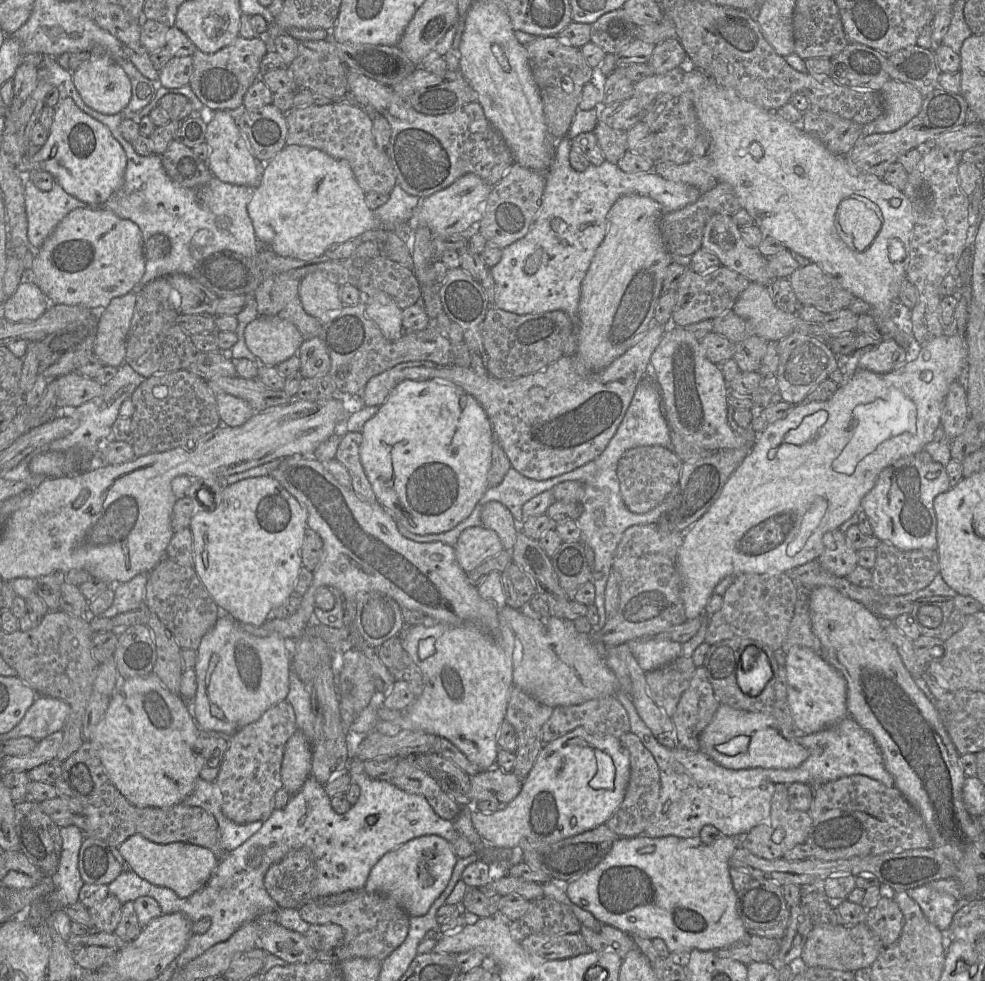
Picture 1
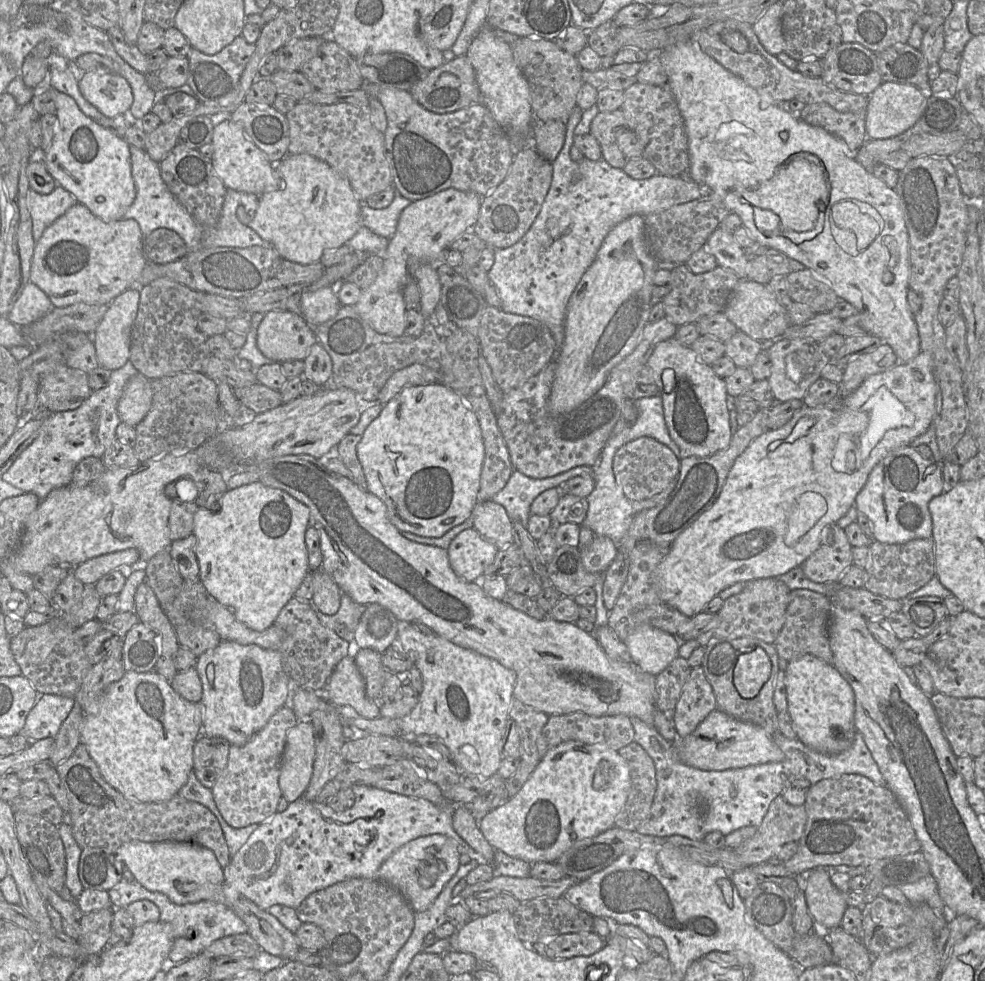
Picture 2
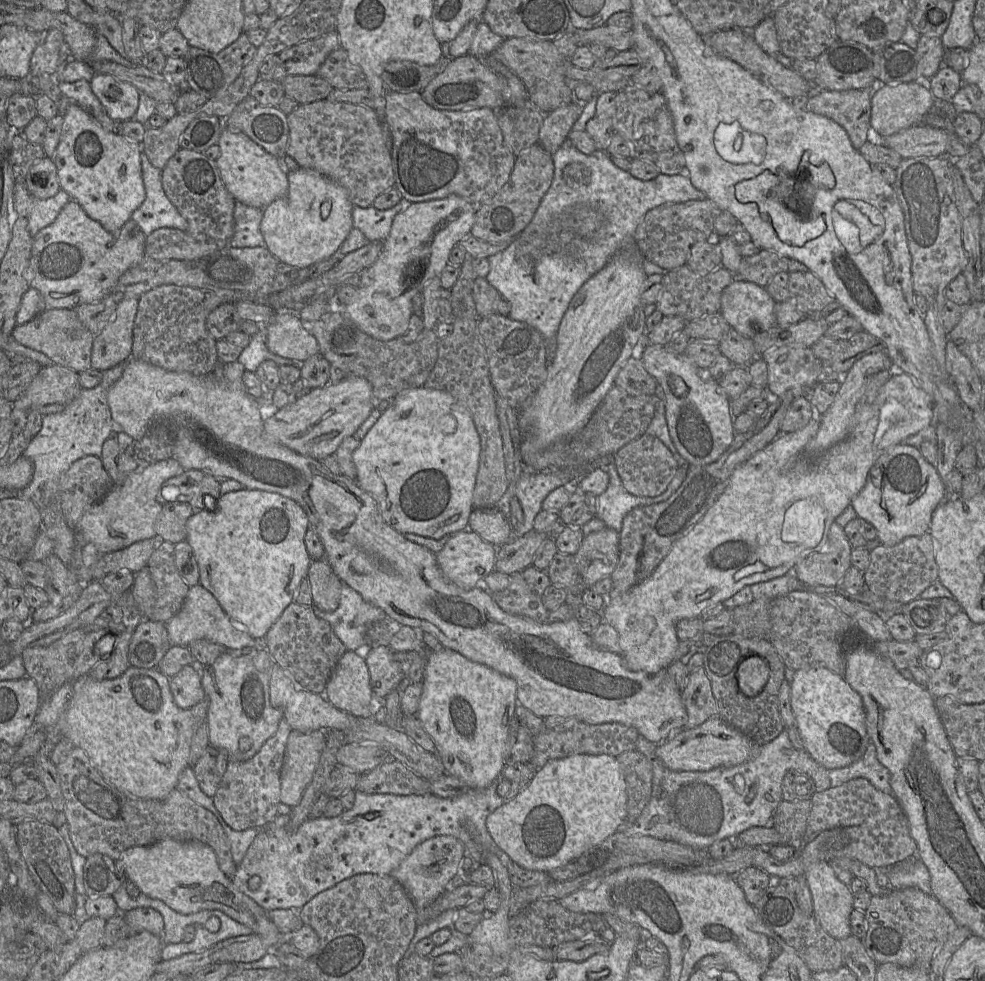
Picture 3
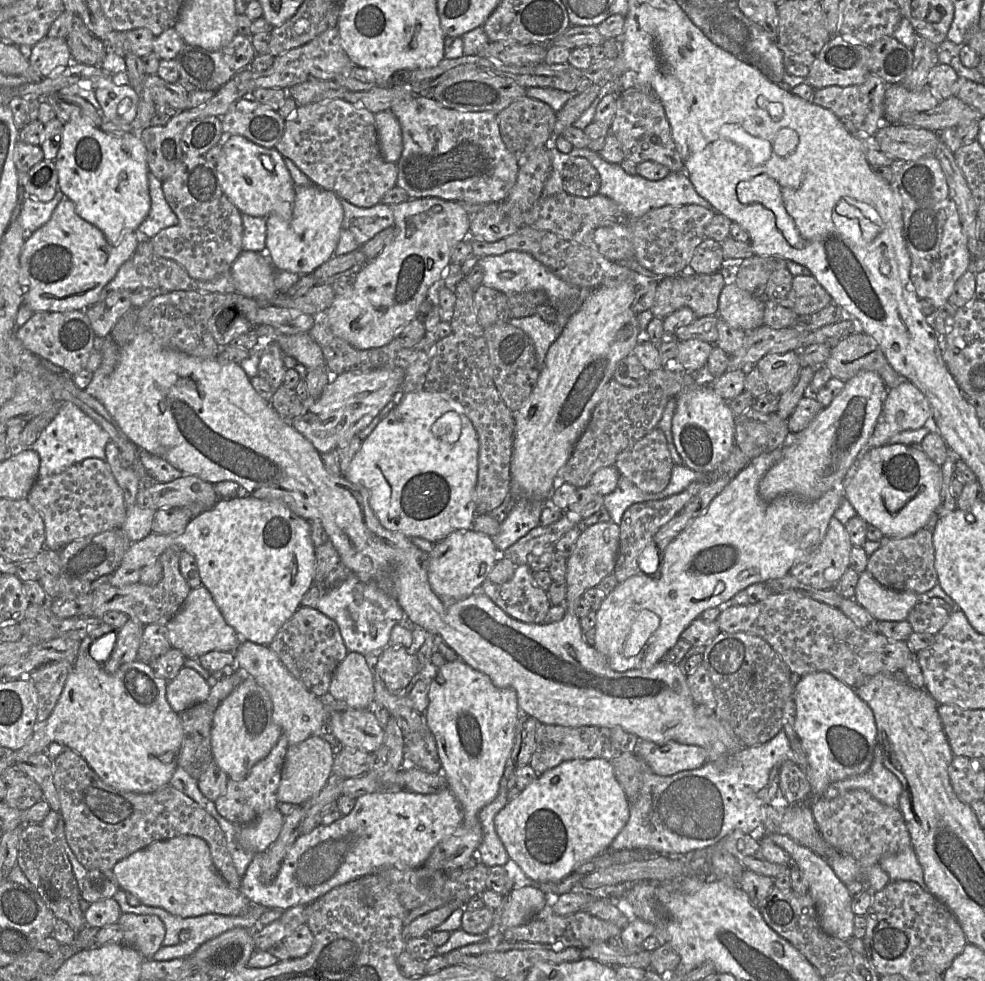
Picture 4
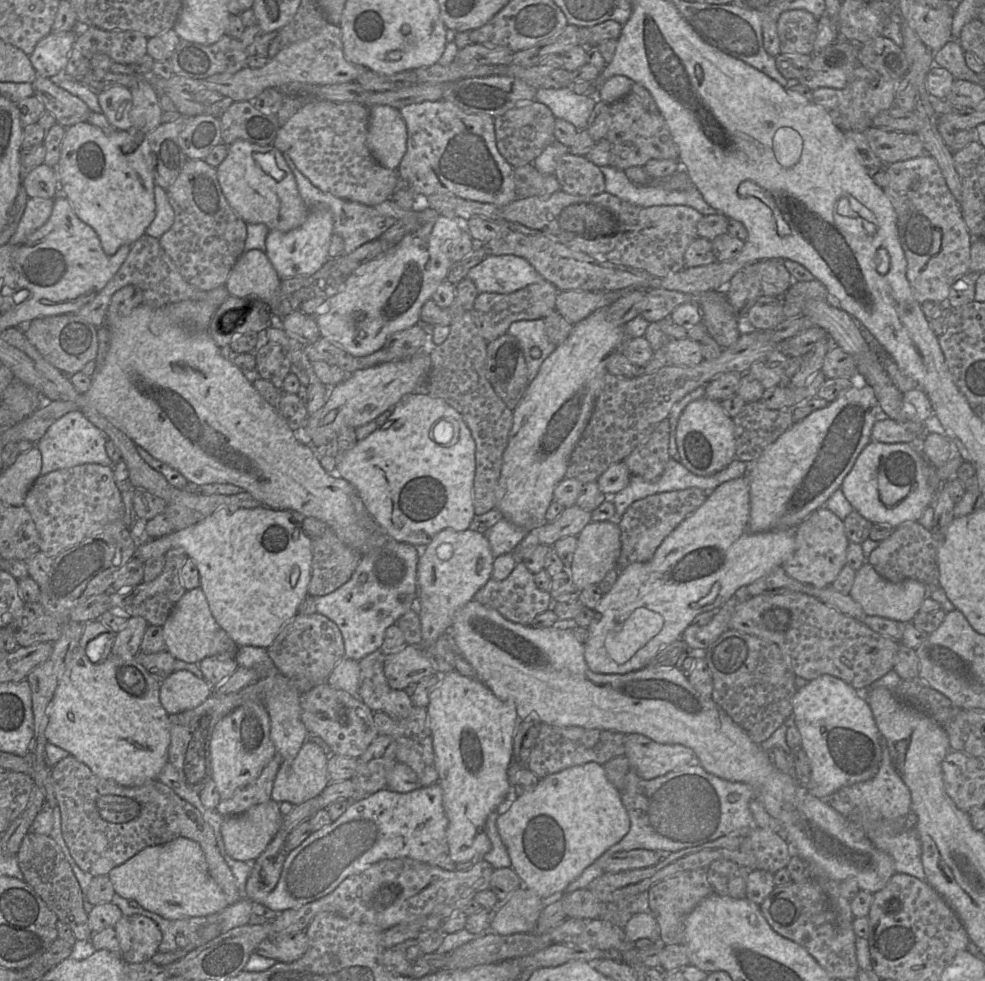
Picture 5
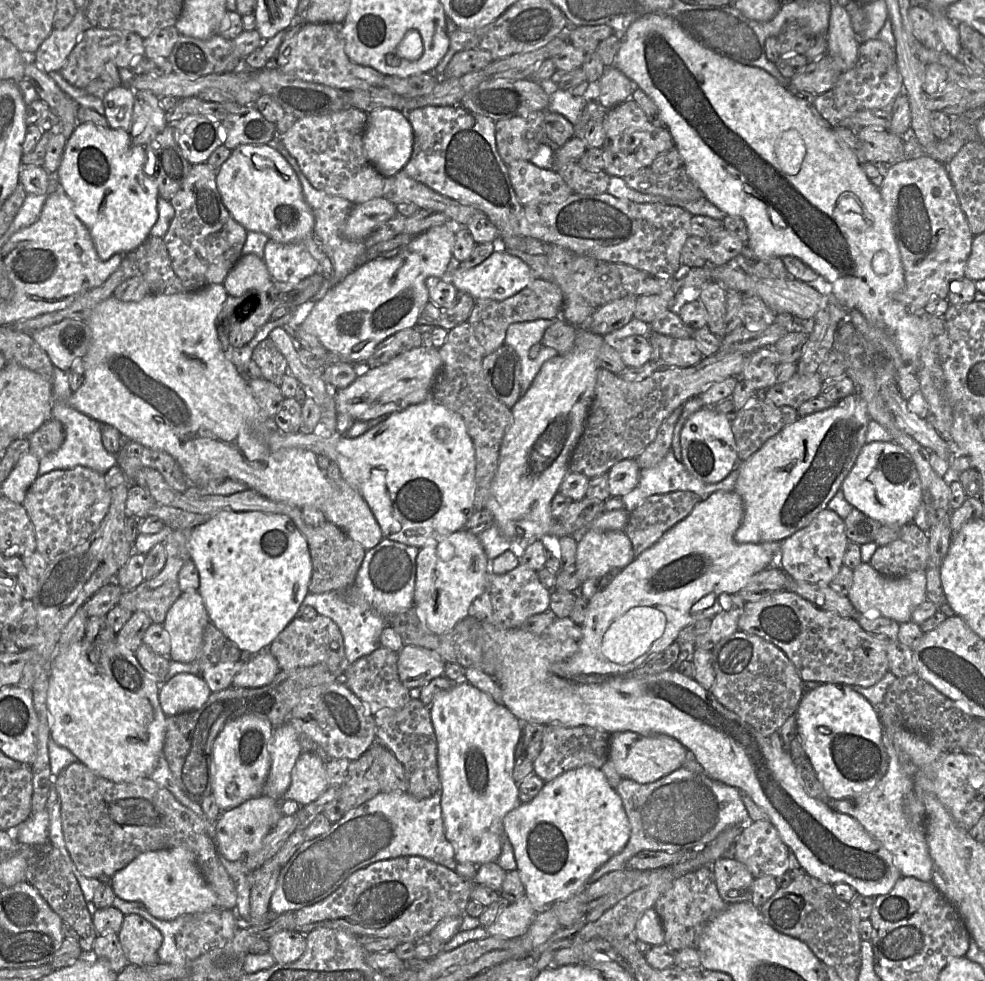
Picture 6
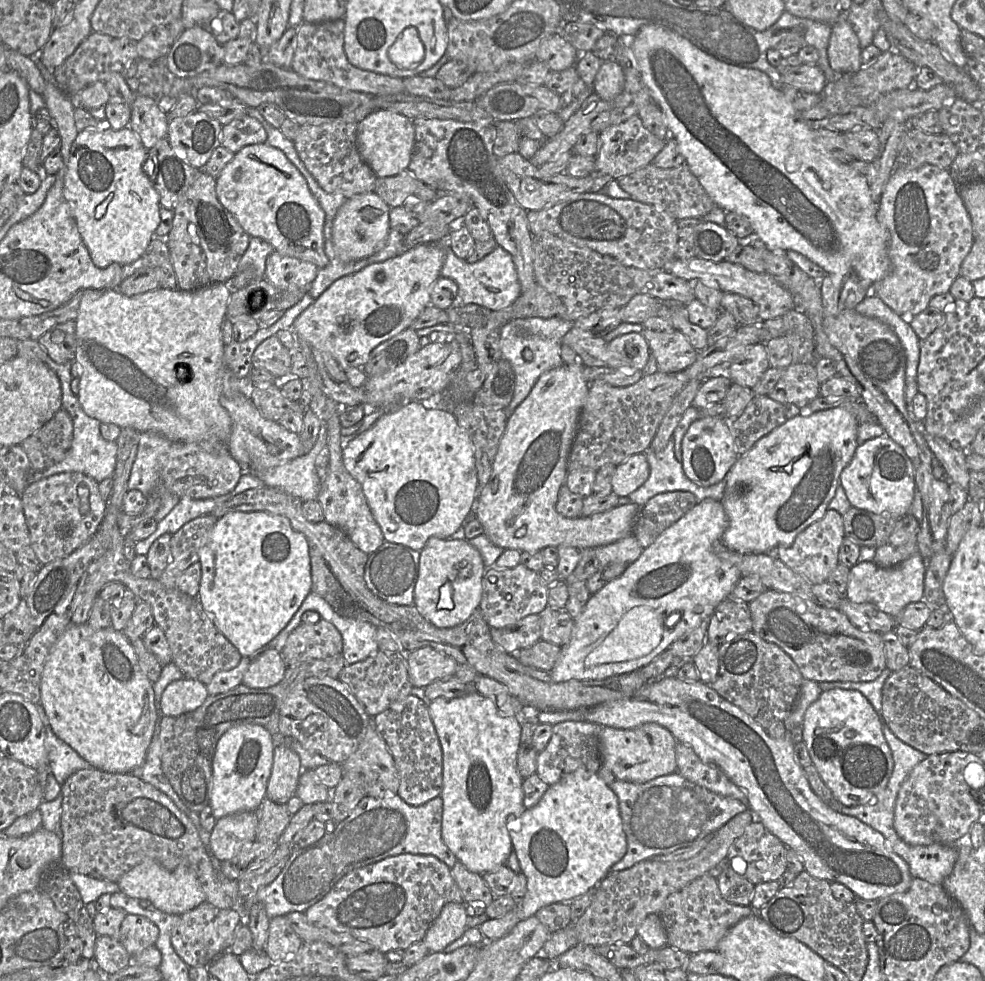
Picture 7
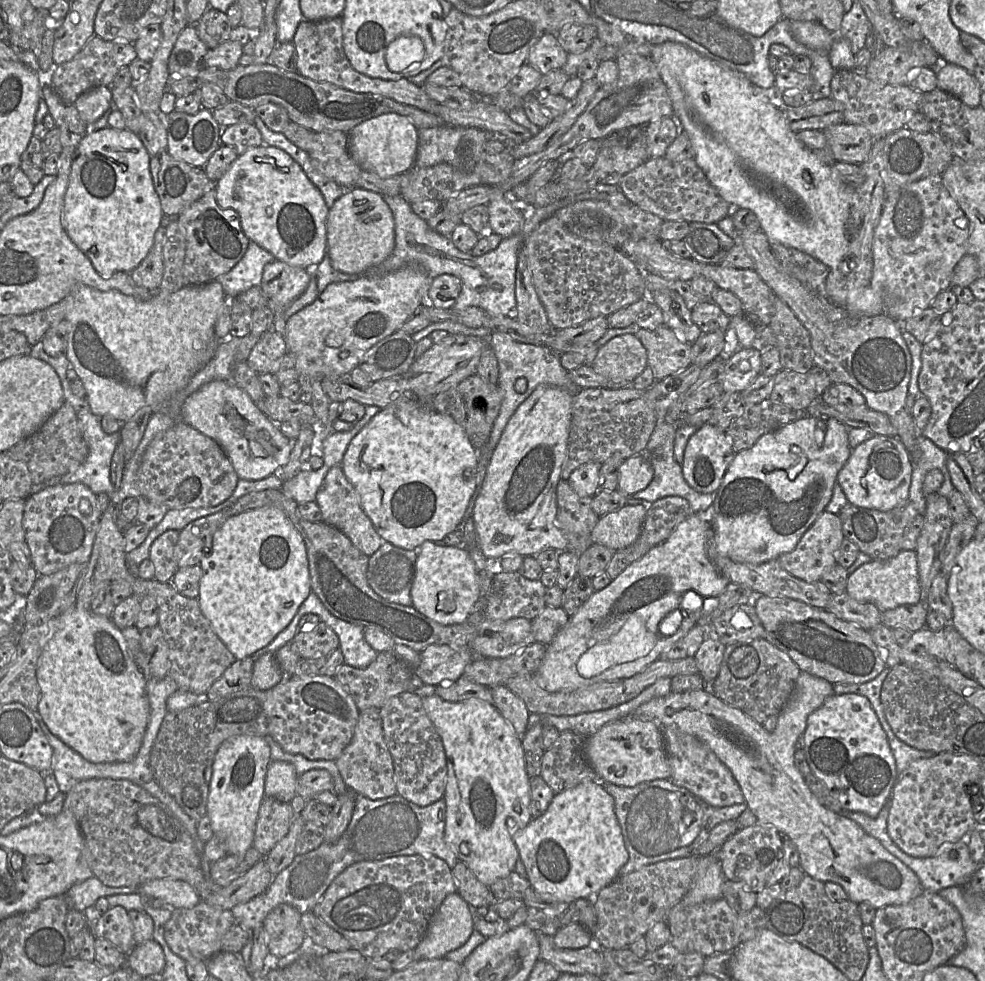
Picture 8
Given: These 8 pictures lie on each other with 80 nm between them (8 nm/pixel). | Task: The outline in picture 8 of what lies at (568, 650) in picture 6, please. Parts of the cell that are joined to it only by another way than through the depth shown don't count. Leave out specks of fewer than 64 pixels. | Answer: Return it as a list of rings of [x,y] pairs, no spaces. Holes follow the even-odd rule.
[[[800,671],[772,732],[716,697],[708,685],[702,690],[670,692],[654,698],[628,717],[653,721],[661,728],[677,728],[703,741],[731,771],[757,822],[774,827],[792,841],[799,854],[800,869],[807,876],[839,884],[856,904],[869,903],[875,909],[906,904],[924,891],[917,875],[855,821],[821,805],[795,766],[796,745],[806,729],[808,716],[833,694],[833,684]]]

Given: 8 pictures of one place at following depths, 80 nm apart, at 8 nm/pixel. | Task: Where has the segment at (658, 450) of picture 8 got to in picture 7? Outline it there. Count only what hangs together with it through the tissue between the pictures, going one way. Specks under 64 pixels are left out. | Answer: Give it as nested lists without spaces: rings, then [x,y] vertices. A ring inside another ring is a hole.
[[[670,438],[665,448],[659,452],[648,448],[643,452],[649,463],[649,477],[637,490],[628,495],[631,503],[644,506],[653,496],[672,491],[691,492],[698,502],[706,498],[721,501],[726,481],[723,479],[711,486],[700,486],[684,473],[682,464],[674,454],[674,440]]]

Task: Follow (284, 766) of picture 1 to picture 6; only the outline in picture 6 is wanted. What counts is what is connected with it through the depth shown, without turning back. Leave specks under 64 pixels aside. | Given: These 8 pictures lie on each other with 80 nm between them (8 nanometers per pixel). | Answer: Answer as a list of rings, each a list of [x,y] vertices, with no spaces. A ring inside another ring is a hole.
[[[302,752],[282,800],[294,800],[303,807],[316,800],[328,787],[325,762],[313,752]]]

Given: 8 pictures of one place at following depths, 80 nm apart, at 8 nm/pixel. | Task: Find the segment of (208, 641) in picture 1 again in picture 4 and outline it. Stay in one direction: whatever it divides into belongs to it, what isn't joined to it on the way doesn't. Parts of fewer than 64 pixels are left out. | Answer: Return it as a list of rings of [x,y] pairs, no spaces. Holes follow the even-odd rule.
[[[245,677],[216,708],[211,730],[212,756],[229,779],[244,779],[250,769],[270,753],[282,735],[281,728],[273,721],[272,713],[268,693],[250,677]]]

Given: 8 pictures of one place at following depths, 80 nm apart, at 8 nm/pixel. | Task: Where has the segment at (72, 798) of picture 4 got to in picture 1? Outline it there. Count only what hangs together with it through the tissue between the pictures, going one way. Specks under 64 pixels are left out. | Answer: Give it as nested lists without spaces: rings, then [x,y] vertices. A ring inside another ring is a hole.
[[[83,742],[80,748],[62,763],[62,776],[60,778],[63,778],[83,807],[83,817],[86,820],[84,838],[100,840],[110,848],[118,849],[130,836],[138,834],[156,844],[182,842],[204,847],[212,851],[217,860],[220,860],[225,854],[220,845],[218,824],[215,818],[202,808],[185,806],[183,803],[167,808],[137,808],[130,804],[110,782],[98,753],[90,742]]]

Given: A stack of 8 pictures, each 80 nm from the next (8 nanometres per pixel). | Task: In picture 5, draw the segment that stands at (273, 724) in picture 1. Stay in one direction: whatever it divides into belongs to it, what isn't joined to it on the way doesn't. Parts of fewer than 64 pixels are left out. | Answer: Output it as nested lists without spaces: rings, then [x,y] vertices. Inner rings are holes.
[[[276,753],[254,782],[238,790],[232,798],[221,800],[216,811],[225,817],[234,816],[271,800],[275,778],[282,762],[282,757]]]

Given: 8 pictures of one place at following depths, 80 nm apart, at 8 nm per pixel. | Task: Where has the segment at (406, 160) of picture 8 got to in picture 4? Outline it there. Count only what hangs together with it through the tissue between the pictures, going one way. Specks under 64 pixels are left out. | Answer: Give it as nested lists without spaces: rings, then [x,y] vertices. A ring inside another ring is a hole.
[[[390,110],[376,113],[375,122],[381,154],[386,161],[396,164],[403,150],[400,123]]]

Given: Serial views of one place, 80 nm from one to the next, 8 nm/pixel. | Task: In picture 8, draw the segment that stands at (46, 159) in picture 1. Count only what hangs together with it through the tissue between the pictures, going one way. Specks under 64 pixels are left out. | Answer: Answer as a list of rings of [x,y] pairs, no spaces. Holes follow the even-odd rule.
[[[107,126],[89,130],[76,147],[64,197],[63,228],[104,279],[117,272],[130,274],[147,257],[154,244],[154,234],[160,227],[163,212],[149,170],[150,157],[139,136],[127,128]]]

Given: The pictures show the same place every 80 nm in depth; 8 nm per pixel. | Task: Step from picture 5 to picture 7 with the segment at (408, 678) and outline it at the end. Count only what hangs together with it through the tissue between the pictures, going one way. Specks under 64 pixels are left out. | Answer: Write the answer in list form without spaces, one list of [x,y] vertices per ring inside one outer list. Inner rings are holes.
[[[430,646],[405,653],[411,684],[425,688],[432,682],[454,676],[457,661]]]

